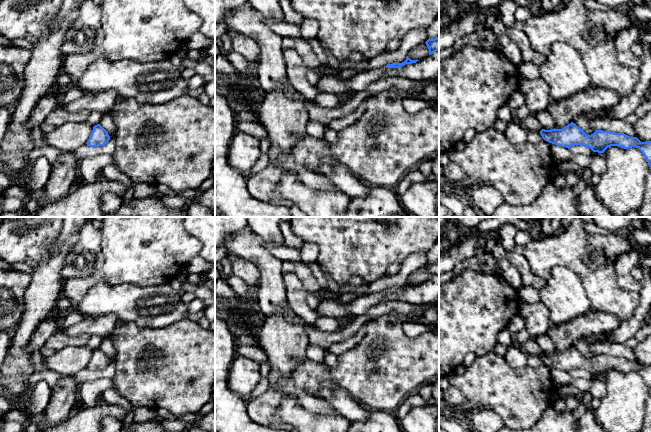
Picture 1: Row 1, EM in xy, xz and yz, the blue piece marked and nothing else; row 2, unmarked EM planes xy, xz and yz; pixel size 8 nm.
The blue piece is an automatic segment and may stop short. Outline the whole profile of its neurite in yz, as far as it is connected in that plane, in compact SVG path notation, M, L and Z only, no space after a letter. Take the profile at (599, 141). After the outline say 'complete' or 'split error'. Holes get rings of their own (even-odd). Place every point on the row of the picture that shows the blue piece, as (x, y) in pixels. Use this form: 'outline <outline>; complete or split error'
outline M573 122L562 129L542 129L540 134L545 141L568 149L573 145L583 145L593 152L604 153L611 146L624 149L635 147L642 152L651 167L651 141L641 142L637 137L603 130L596 130L593 134L587 135Z; complete

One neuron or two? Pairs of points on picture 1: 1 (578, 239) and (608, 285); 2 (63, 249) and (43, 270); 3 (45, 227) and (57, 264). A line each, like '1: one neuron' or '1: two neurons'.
1: one neuron
2: one neuron
3: two neurons

